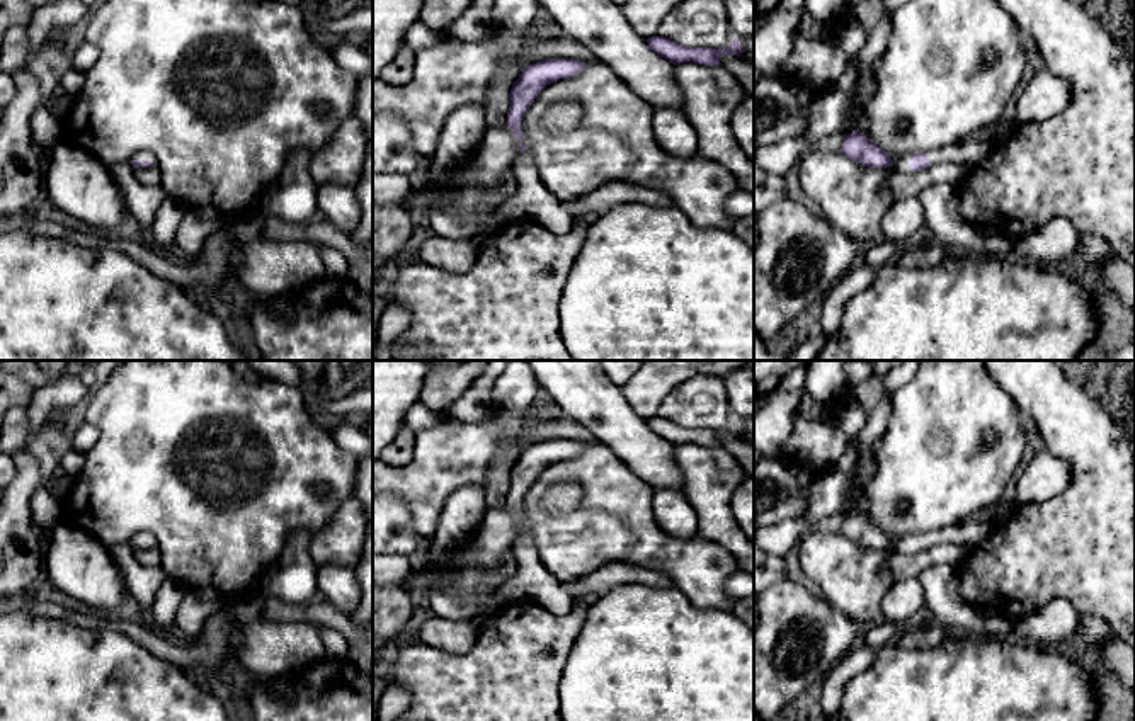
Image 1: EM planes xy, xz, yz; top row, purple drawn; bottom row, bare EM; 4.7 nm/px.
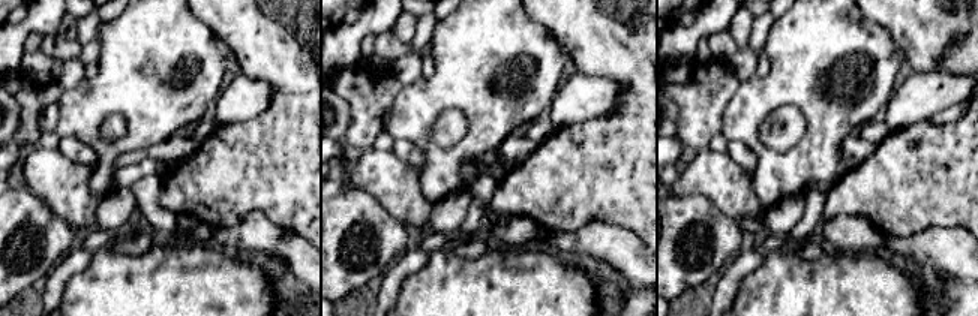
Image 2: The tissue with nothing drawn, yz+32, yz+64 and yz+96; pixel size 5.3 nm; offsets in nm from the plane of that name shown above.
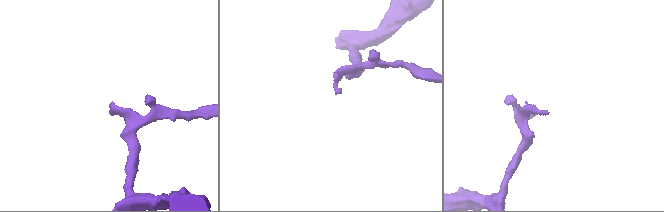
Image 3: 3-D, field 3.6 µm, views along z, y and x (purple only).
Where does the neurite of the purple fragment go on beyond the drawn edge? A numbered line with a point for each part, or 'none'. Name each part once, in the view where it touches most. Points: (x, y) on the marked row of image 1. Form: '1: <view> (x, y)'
1: xy (142, 155)

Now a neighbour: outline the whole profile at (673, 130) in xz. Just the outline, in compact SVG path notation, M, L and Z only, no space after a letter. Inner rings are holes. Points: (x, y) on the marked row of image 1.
M653 107L652 129L659 145L672 156L693 158L698 150L698 133L679 109Z

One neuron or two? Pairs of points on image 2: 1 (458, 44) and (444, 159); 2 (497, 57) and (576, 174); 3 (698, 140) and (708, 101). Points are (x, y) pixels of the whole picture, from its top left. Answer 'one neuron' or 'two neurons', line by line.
1: one neuron
2: two neurons
3: one neuron

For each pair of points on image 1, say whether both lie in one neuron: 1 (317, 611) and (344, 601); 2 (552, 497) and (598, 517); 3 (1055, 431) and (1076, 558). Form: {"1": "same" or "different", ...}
{"1": "different", "2": "different", "3": "same"}

